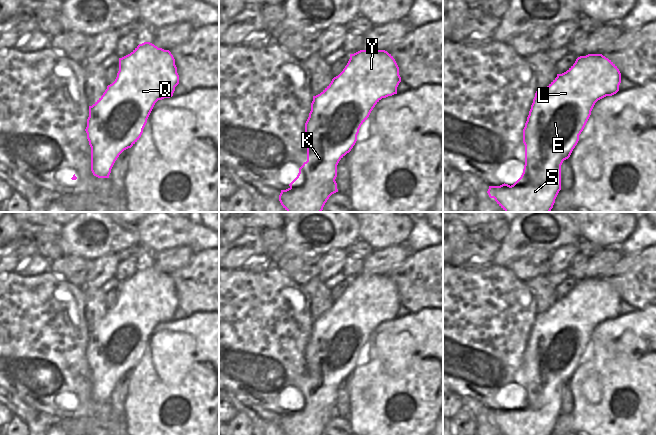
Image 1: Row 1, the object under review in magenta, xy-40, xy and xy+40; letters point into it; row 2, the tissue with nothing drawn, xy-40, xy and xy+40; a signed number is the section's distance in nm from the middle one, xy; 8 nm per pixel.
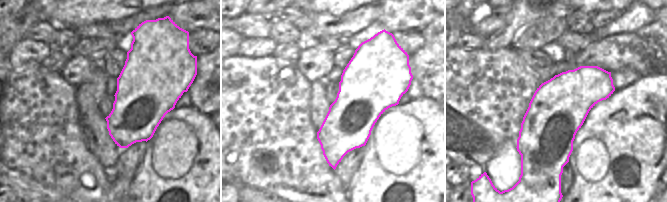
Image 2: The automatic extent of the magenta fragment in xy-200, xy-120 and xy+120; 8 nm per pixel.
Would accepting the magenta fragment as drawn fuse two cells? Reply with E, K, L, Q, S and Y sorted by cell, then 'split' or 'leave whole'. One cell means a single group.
groups E K L Q S Y; leave whole

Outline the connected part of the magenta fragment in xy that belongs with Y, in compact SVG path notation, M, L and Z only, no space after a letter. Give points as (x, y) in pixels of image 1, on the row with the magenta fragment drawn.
M360 50L350 54L350 59L343 71L334 77L320 94L313 96L311 111L305 123L307 161L299 168L297 177L289 184L290 187L281 190L279 195L279 201L287 212L321 212L323 210L329 197L338 192L335 179L339 161L355 145L359 129L375 105L382 98L397 94L400 82L399 67L391 54L385 50Z

